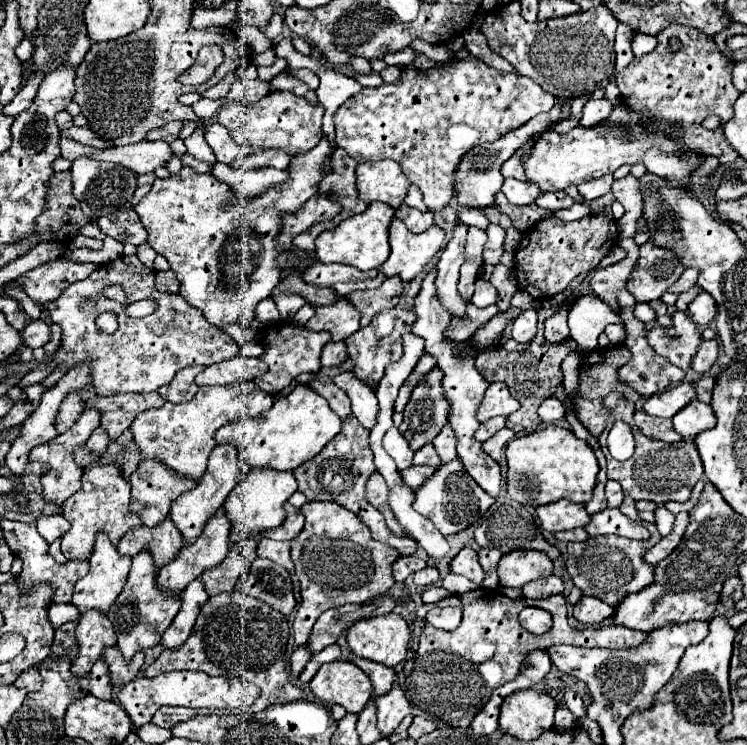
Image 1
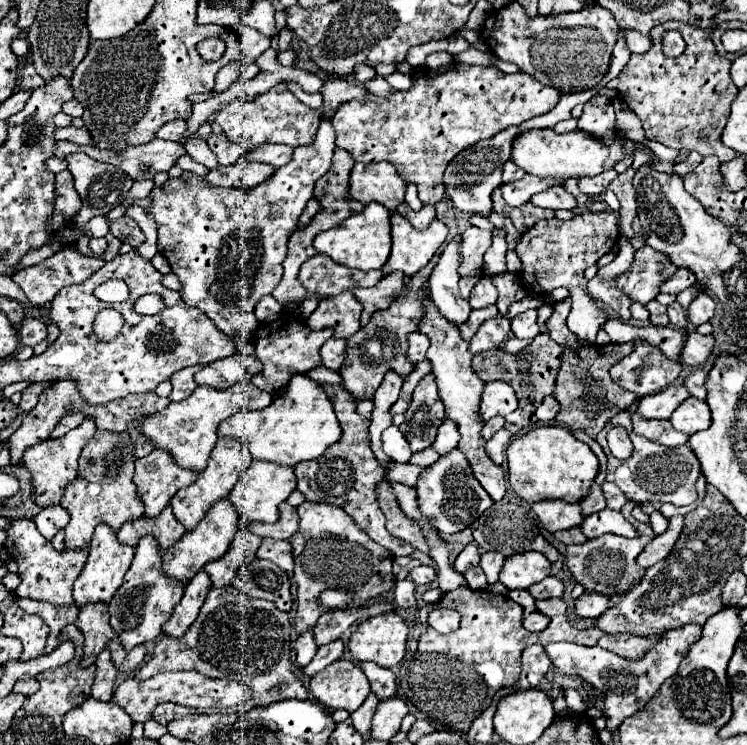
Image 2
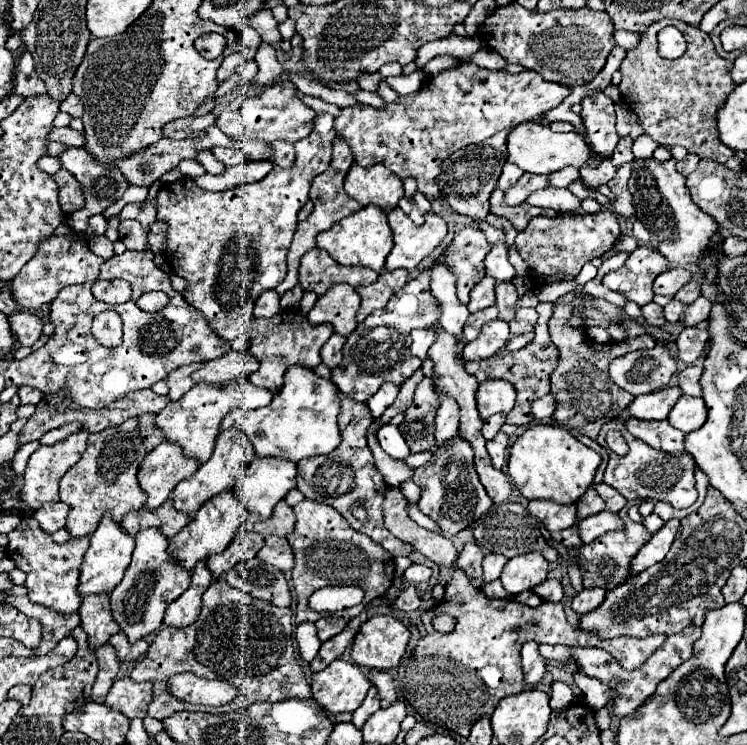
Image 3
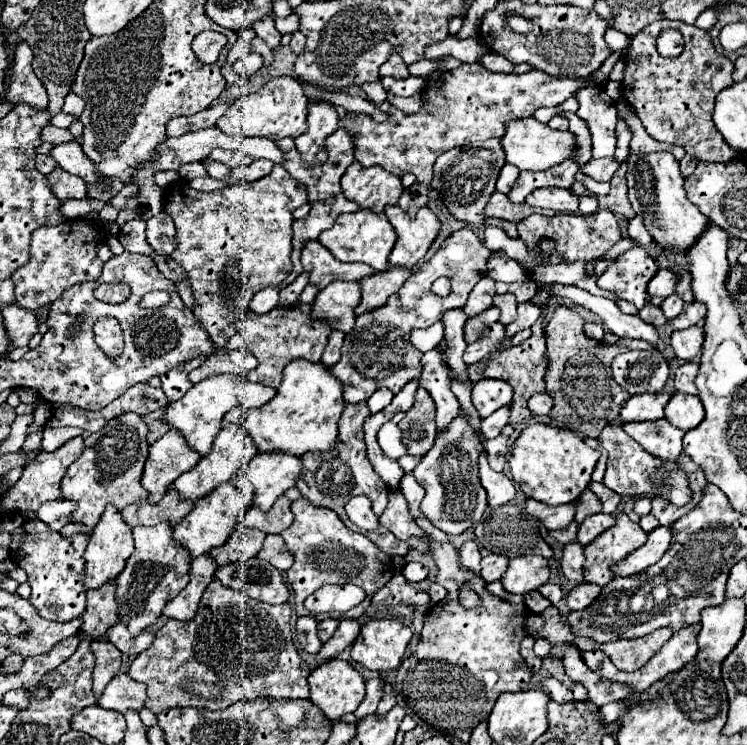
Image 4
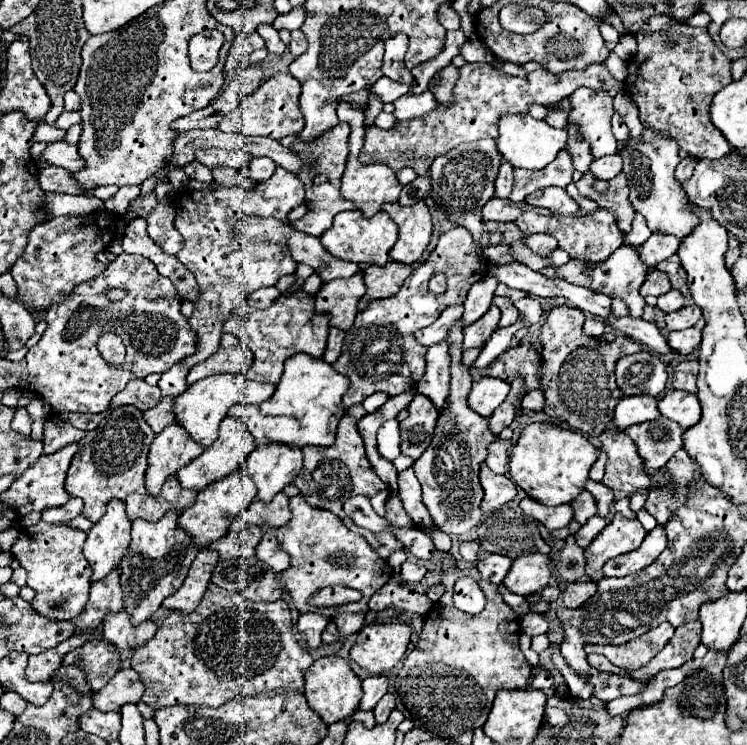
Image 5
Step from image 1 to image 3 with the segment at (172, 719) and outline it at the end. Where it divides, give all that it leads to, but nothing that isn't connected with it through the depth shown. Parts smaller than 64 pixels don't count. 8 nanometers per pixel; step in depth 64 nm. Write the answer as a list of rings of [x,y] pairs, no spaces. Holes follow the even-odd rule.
[[[214,580],[204,592],[202,610],[194,624],[186,628],[164,626],[156,634],[148,652],[134,664],[130,678],[134,682],[154,684],[154,700],[148,706],[148,714],[158,720],[180,710],[230,712],[258,700],[280,702],[286,698],[312,698],[304,666],[298,662],[292,644],[292,610],[256,600],[228,586],[224,580]],[[180,672],[240,686],[240,696],[226,706],[196,706],[176,700],[168,692],[168,680]]]

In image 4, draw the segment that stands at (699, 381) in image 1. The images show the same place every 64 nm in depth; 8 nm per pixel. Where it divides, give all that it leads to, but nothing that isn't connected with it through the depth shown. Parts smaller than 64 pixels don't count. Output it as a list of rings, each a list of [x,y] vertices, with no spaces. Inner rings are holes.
[[[686,362],[676,370],[676,378],[674,378],[674,386],[678,392],[684,394],[696,394],[696,386],[694,386],[694,378],[698,374],[698,364],[696,362]]]

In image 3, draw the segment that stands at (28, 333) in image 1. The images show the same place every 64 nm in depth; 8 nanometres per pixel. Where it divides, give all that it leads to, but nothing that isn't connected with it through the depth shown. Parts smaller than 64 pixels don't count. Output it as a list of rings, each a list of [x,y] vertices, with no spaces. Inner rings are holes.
[[[16,310],[12,316],[8,316],[8,324],[20,346],[32,346],[42,334],[40,318],[26,310]]]

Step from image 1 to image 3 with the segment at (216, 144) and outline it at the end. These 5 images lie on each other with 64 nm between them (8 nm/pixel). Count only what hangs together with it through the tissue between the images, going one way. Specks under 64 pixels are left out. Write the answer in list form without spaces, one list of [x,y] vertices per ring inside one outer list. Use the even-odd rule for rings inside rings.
[[[212,148],[212,154],[224,164],[224,166],[236,166],[240,162],[246,162],[246,156],[242,150],[236,148]]]

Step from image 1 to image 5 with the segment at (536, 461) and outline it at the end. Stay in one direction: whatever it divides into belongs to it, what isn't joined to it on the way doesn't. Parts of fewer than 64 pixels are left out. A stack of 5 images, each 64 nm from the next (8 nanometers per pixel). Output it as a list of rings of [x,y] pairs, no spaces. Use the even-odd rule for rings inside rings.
[[[528,424],[510,456],[510,476],[534,500],[544,506],[568,504],[574,500],[588,480],[588,470],[596,462],[600,450],[580,432],[560,428],[556,424]]]

